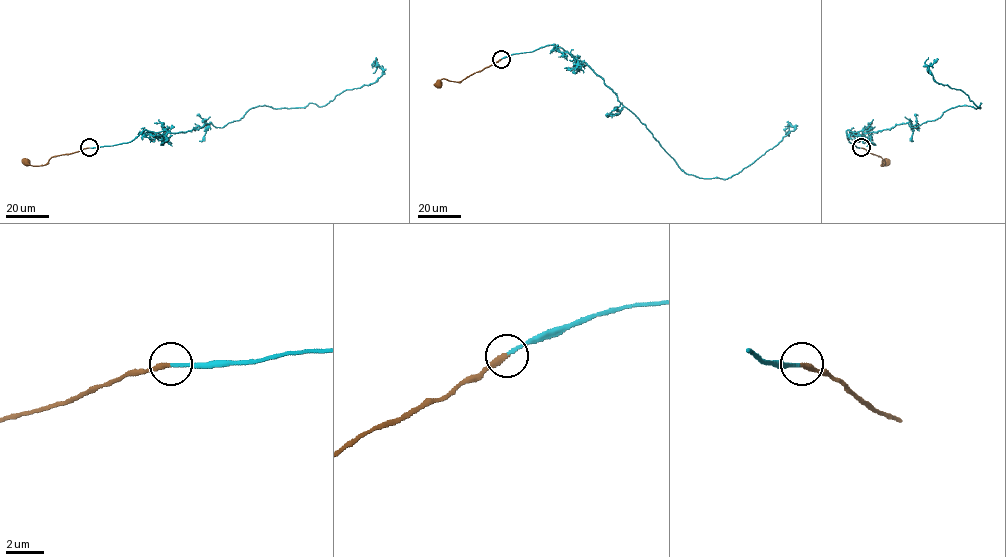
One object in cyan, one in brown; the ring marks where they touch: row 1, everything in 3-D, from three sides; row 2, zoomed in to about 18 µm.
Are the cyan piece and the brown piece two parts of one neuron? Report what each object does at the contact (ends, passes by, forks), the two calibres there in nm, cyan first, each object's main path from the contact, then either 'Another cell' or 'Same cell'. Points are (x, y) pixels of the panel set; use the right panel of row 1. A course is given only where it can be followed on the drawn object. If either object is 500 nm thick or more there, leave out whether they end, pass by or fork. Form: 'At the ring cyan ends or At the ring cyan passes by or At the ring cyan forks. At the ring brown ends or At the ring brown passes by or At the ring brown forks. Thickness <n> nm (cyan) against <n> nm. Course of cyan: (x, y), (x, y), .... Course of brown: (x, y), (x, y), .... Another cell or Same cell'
At the ring cyan ends. At the ring brown ends. Thickness 170 nm (cyan) against 300 nm. Course of cyan: (861, 147), (849, 142), (847, 130), (916, 128), (952, 108), (980, 108), (933, 79), (928, 67), (938, 59). Course of brown: (861, 147), (883, 160), (881, 165), (886, 161). Same cell

